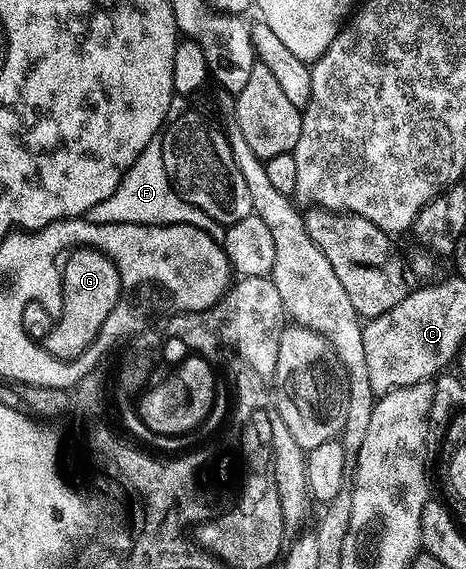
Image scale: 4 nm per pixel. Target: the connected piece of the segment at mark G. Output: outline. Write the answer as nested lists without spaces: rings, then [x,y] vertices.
[[[76,247],[62,263],[59,315],[55,326],[43,339],[45,350],[57,359],[69,361],[86,353],[104,329],[104,324],[121,300],[123,283],[114,264],[101,250]]]

